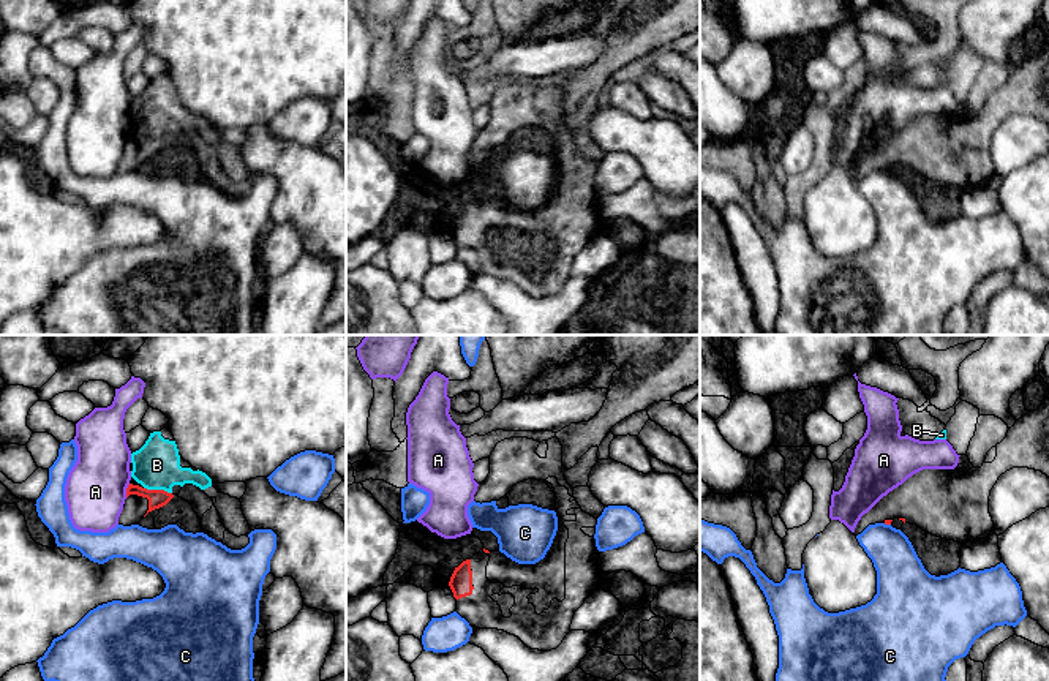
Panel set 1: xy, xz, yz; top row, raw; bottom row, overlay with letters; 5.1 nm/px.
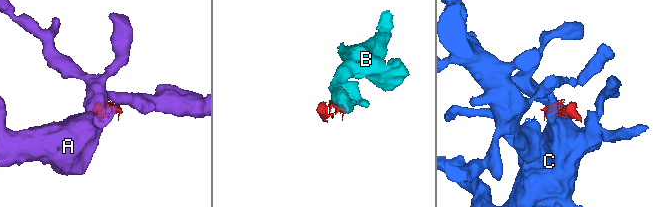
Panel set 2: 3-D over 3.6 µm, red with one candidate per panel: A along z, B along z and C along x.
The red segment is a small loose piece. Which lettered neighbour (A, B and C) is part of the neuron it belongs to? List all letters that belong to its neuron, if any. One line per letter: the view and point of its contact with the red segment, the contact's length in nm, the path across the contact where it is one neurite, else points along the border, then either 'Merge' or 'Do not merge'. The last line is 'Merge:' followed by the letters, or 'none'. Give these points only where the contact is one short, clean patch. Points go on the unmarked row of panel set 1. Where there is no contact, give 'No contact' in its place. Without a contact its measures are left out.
A: Touches red at xy (127, 136). Shared border 80 nm. Do not merge
B: Touches red at xy (158, 136). Shared border 150 nm. Boundary: xy (144, 133), (171, 139). Do not merge
C: Touches red at yz (887, 169). Shared border 40 nm. Boundary: yz (883, 169), (890, 171). Do not merge
Merge: none

